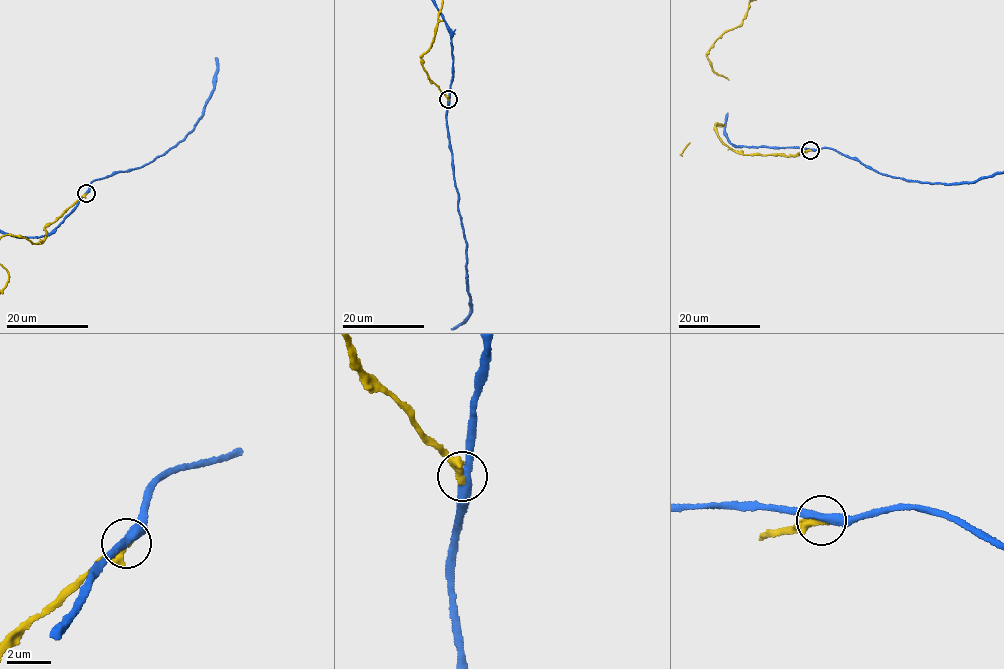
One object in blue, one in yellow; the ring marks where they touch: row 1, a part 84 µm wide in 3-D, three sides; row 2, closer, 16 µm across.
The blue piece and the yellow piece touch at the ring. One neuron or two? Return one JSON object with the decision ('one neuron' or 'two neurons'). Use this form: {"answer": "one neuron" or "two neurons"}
{"answer": "two neurons"}

